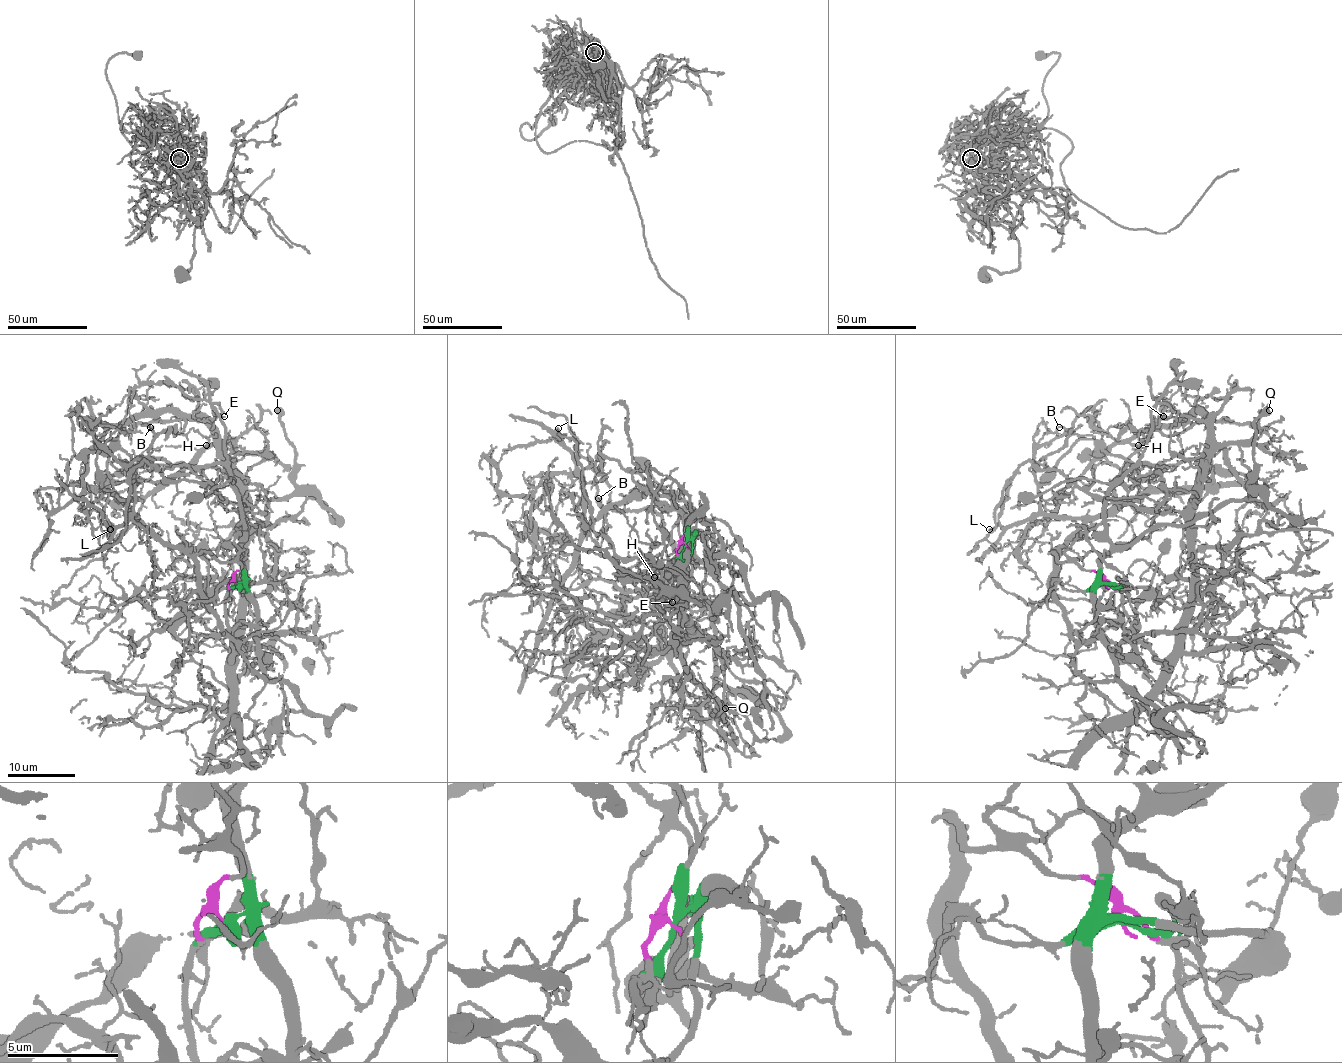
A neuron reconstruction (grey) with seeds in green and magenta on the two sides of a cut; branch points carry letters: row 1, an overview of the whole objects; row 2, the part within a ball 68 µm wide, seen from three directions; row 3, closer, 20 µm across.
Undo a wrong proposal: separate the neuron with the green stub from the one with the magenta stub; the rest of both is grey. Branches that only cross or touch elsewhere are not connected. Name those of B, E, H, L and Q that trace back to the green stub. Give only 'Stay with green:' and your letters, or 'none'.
Stay with green: E, H, Q

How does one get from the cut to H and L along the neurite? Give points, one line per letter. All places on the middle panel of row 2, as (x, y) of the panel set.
H: (684, 543), (660, 595), (662, 639), (637, 646), (623, 583), (652, 588), (654, 576)
L: (684, 543), (689, 517), (654, 492), (611, 502), (586, 521), (581, 474), (574, 457), (556, 440), (557, 428)

